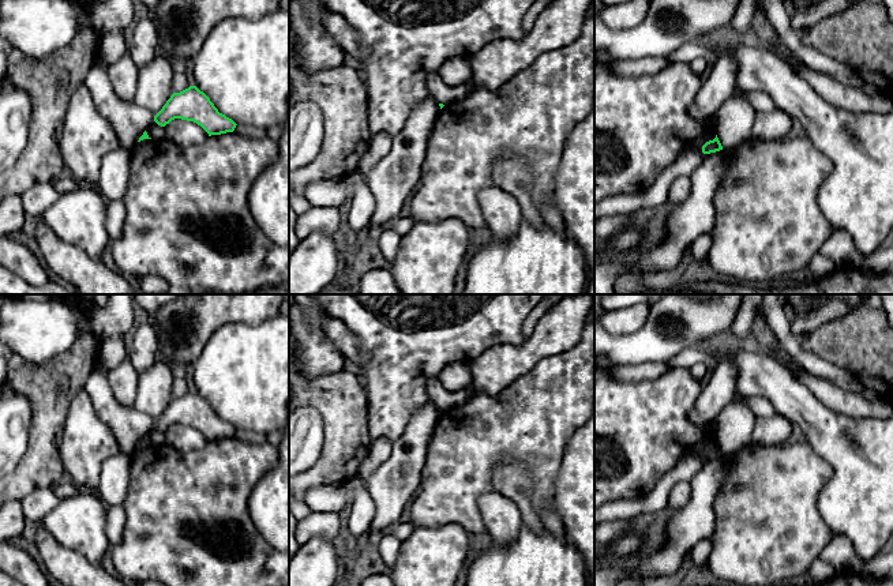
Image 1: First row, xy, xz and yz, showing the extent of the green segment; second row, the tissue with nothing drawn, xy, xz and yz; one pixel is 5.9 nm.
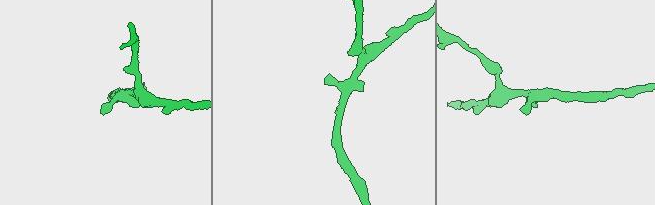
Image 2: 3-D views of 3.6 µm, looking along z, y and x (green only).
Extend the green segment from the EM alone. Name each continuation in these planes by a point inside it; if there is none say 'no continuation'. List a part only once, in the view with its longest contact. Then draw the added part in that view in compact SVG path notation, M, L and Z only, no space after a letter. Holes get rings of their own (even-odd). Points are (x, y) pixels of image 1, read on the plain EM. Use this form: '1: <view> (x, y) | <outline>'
no continuation

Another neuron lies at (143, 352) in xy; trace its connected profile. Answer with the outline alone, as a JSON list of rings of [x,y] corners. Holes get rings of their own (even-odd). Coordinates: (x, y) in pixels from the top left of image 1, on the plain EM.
[[[149,320],[139,324],[135,331],[128,360],[138,373],[146,371],[160,357],[158,334]]]

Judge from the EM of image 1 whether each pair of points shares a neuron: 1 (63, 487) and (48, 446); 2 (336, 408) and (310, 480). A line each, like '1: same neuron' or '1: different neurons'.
1: different neurons
2: same neuron

